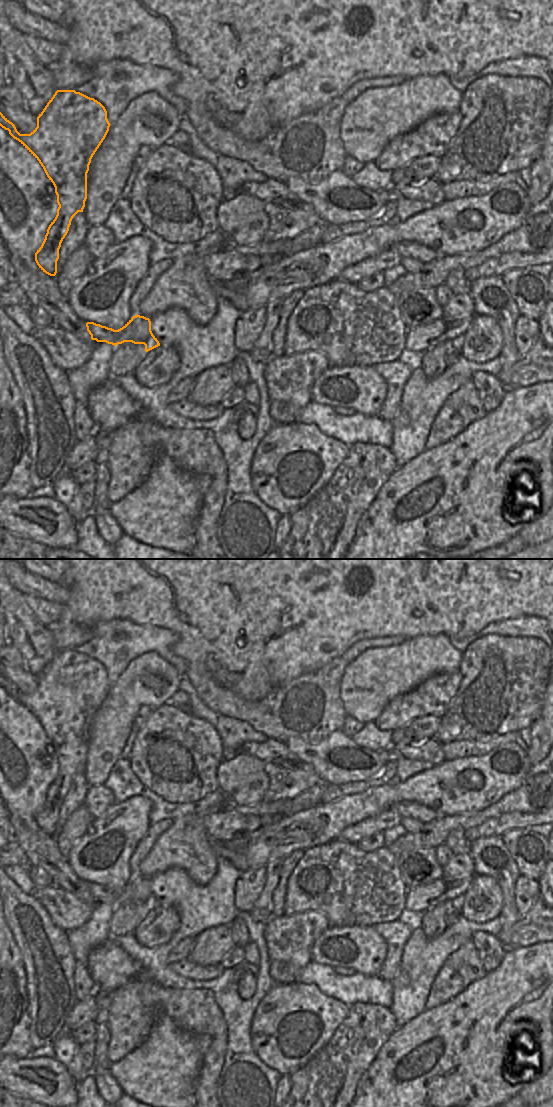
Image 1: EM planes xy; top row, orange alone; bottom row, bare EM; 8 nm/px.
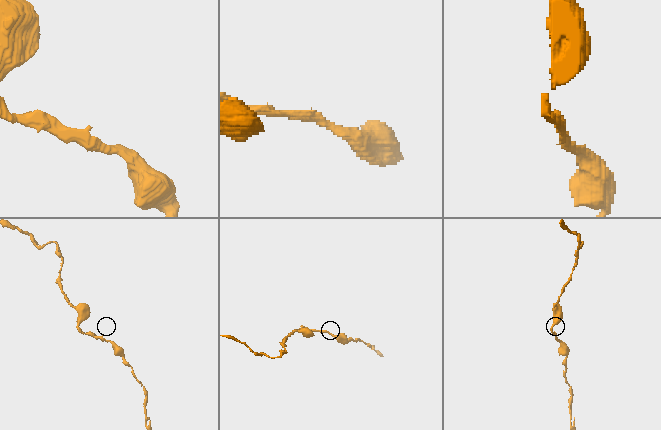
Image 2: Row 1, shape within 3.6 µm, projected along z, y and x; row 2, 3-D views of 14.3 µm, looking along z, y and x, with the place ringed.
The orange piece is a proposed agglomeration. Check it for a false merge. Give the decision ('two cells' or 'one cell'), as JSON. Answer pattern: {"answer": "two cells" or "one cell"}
{"answer": "one cell"}

